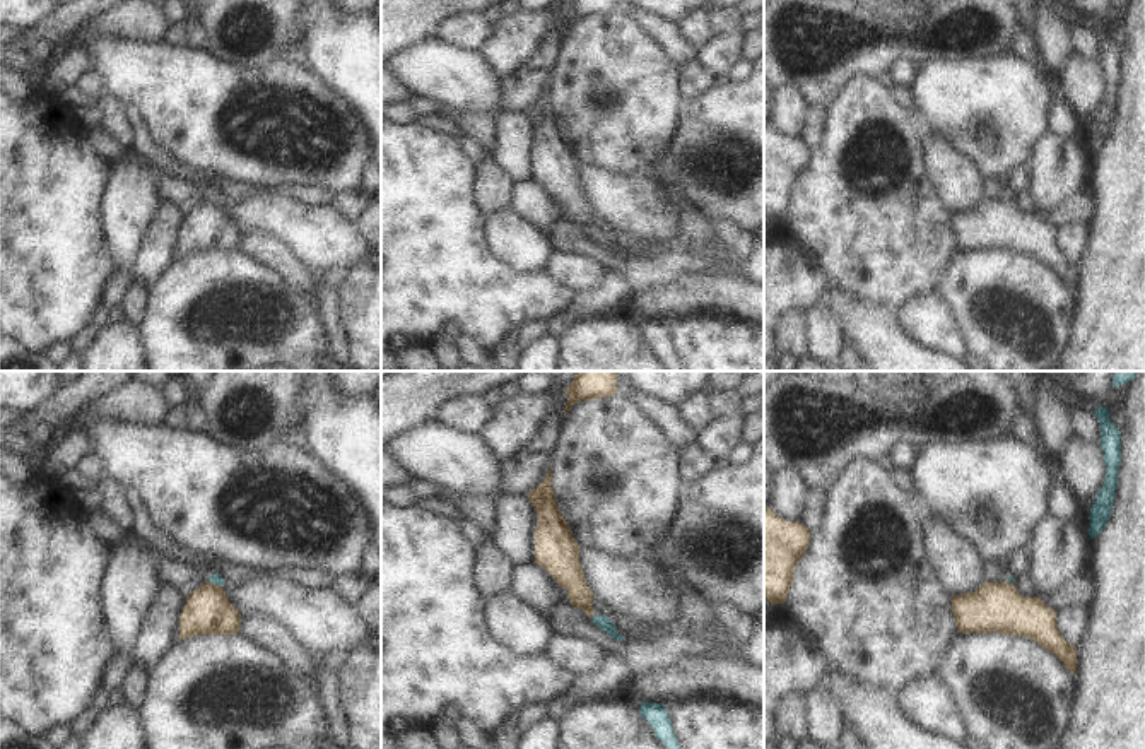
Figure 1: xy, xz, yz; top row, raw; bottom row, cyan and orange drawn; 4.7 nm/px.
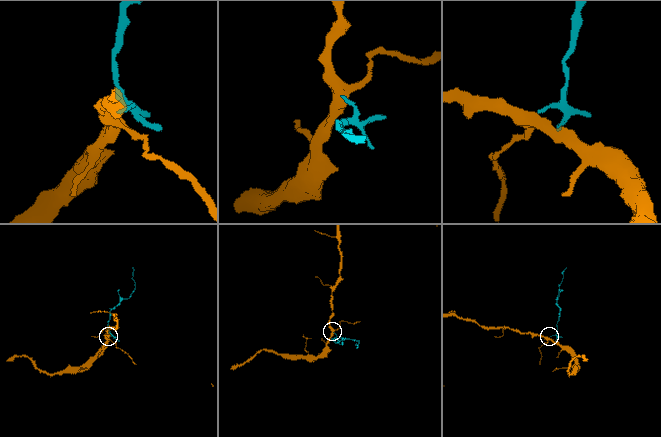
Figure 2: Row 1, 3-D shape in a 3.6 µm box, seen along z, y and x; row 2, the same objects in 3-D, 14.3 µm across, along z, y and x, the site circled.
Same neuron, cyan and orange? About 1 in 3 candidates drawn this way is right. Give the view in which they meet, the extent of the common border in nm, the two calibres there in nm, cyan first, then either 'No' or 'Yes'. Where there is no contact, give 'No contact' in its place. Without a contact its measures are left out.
Touches cyan in xy. Shared border 80 nm. Thickness 50 nm (cyan) against 220 nm. No

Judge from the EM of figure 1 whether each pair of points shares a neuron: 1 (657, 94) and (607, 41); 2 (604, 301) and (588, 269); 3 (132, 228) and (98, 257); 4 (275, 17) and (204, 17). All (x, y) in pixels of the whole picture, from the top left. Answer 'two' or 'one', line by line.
1: one
2: two
3: two
4: one

